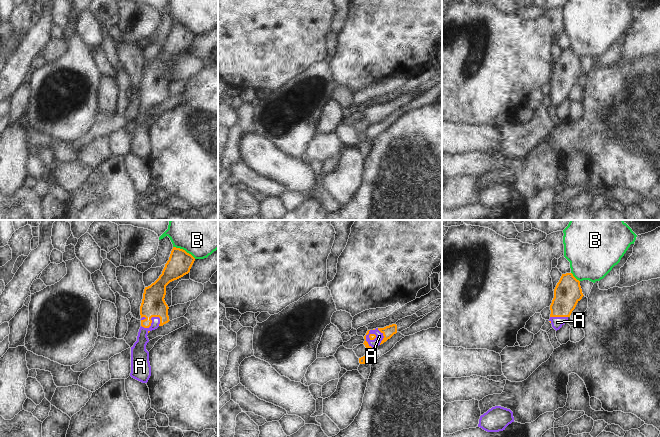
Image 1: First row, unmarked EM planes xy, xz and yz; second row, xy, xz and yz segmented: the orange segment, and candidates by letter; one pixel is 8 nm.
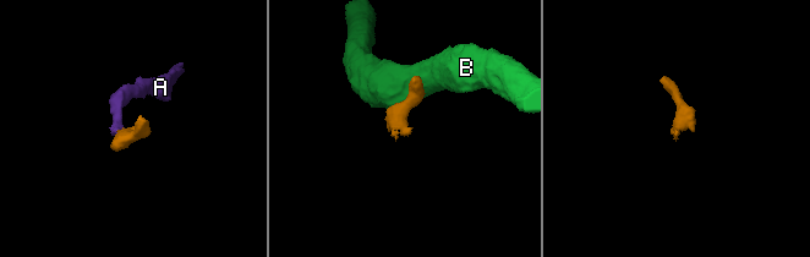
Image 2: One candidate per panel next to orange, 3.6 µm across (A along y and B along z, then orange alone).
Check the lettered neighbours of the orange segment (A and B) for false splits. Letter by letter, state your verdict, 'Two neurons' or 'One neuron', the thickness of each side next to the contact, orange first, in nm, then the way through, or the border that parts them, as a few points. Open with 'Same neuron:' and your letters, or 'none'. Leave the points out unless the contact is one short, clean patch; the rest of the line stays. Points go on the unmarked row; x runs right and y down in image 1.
Same neuron: A
A: One neuron. Thickness 40 nm (orange) against 60 nm. Path across: xz (365, 119), (365, 115), (373, 115), (379, 112)
B: Two neurons. Thickness 190 nm (orange) against 280 nm.

